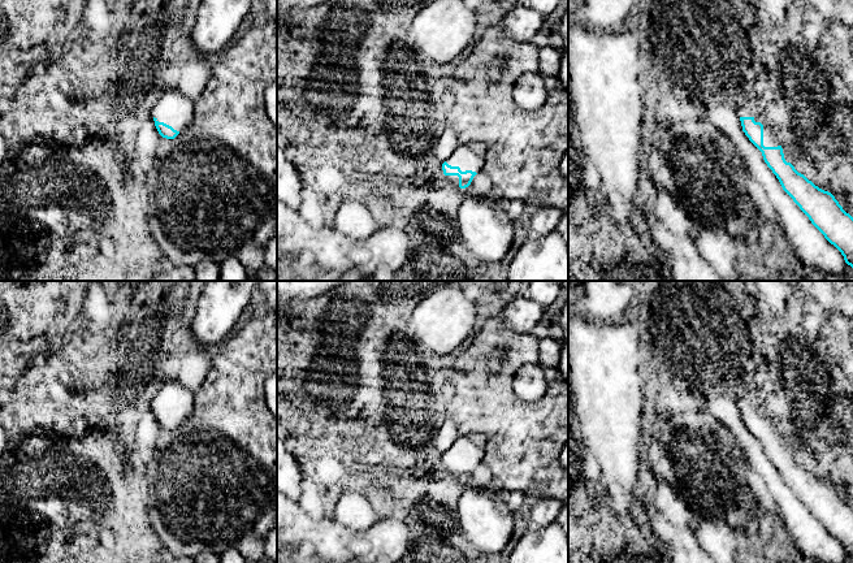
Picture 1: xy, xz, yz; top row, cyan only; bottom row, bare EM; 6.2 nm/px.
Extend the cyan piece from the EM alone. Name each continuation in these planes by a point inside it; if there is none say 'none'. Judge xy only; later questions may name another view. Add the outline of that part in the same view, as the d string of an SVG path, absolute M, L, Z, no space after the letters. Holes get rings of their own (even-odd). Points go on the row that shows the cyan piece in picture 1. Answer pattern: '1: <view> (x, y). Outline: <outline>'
1: xy (173, 108). Outline: M176 88L168 90L153 105L152 117L182 131L192 124L195 104Z

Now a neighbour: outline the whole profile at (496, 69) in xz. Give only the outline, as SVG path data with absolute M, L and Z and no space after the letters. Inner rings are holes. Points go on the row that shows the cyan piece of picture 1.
M497 59L488 70L488 77L492 81L498 81L503 72L503 61L501 59Z

